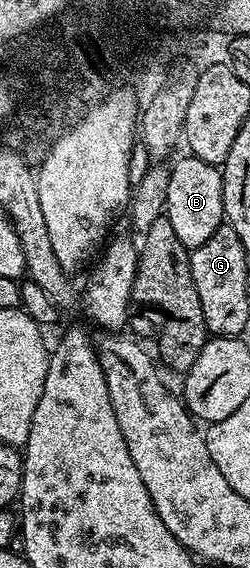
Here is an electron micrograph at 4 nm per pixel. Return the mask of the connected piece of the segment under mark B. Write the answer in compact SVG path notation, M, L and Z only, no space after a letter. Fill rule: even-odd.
M184 157L177 164L169 167L169 184L167 185L167 201L164 218L171 221L179 241L187 248L203 245L219 229L225 219L223 205L223 189L221 173L214 164L199 161L192 157Z

